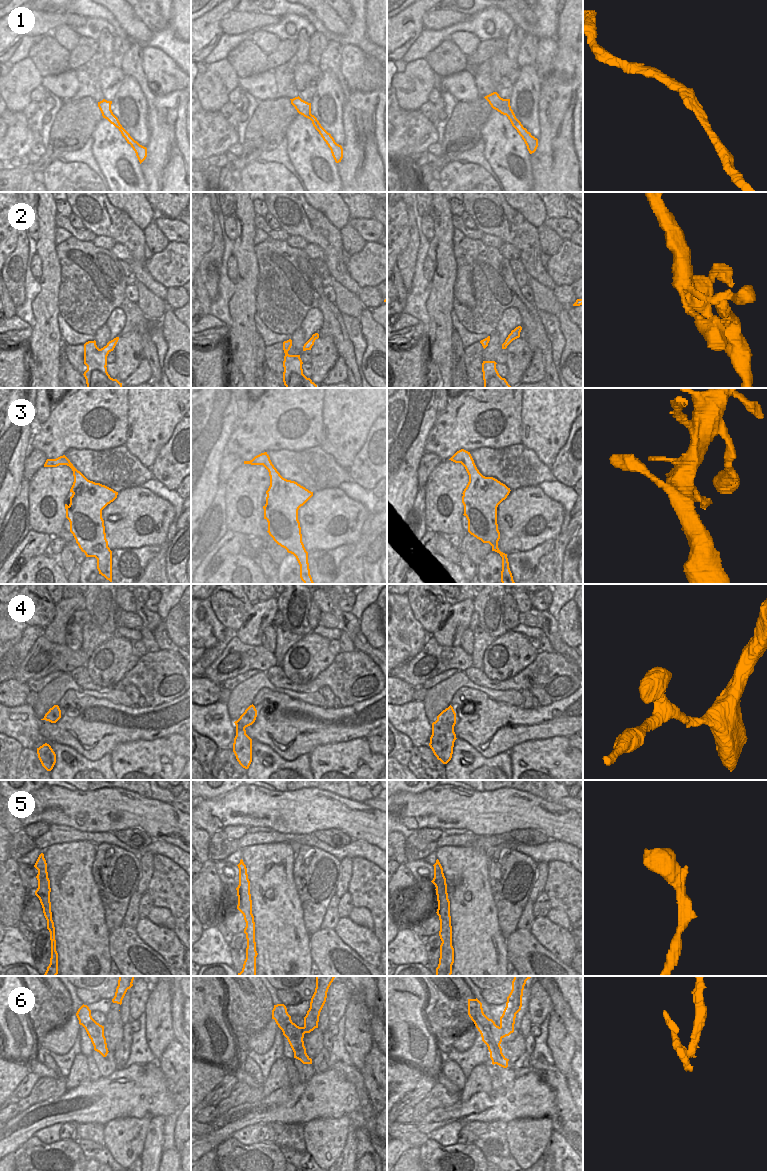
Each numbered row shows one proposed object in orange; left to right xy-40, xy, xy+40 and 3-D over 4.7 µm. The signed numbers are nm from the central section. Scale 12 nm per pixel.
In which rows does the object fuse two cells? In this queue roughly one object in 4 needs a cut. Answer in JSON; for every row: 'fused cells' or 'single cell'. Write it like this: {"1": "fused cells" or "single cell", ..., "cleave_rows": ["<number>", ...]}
{"1": "single cell", "2": "single cell", "3": "single cell", "4": "single cell", "5": "single cell", "6": "fused cells", "cleave_rows": ["6"]}

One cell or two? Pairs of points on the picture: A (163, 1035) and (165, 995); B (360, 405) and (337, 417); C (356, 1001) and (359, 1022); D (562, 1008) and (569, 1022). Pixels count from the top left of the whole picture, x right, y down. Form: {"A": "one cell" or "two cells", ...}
{"A": "one cell", "B": "one cell", "C": "one cell", "D": "one cell"}

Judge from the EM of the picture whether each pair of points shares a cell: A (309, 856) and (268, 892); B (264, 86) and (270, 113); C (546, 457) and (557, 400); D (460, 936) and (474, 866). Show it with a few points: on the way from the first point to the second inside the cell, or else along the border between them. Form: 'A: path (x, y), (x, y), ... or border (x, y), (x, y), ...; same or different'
A: border (294, 855), (292, 875), (295, 890), (298, 894); different
B: border (274, 97), (259, 101); different
C: path (546, 443), (547, 414); same
D: path (473, 919), (474, 883); same

